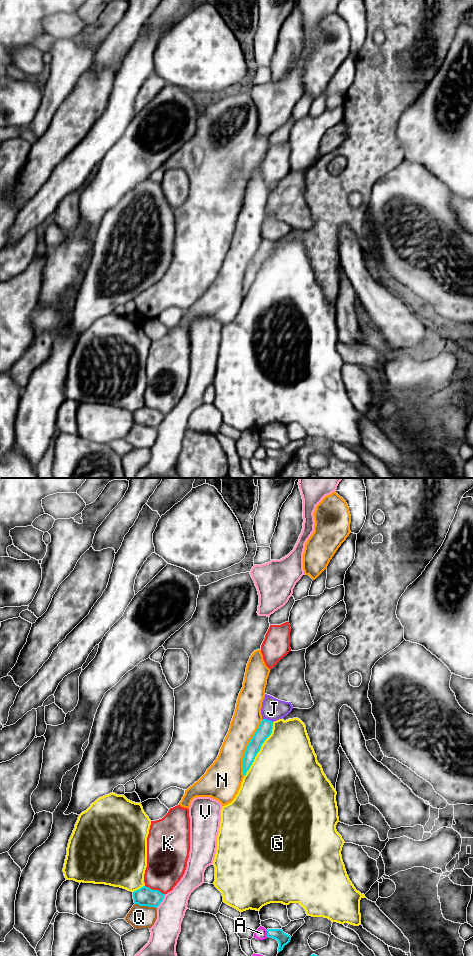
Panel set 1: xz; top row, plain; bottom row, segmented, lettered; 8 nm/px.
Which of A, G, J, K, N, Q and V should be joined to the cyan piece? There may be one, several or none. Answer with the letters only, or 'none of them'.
J

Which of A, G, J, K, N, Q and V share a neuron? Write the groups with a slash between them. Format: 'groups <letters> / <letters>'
groups A / G / J / K / N / Q / V

